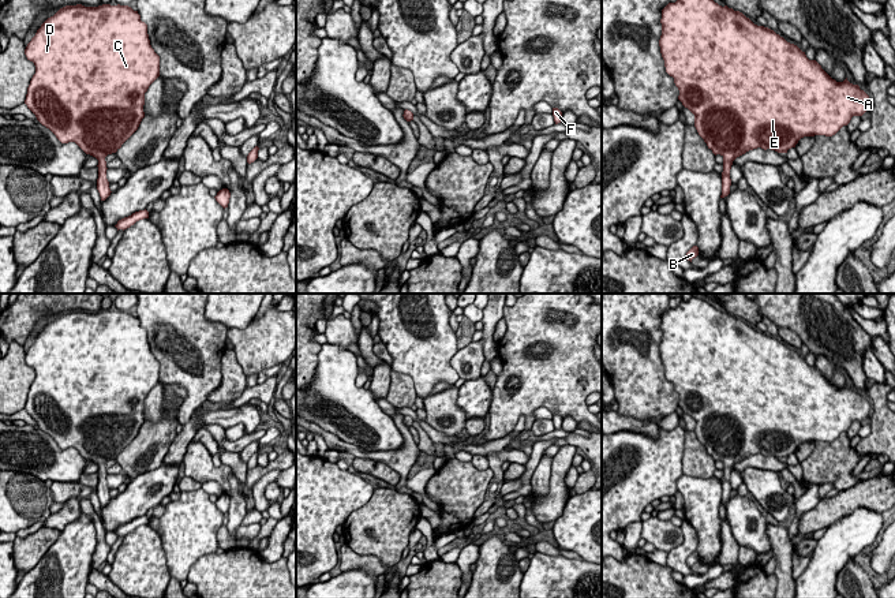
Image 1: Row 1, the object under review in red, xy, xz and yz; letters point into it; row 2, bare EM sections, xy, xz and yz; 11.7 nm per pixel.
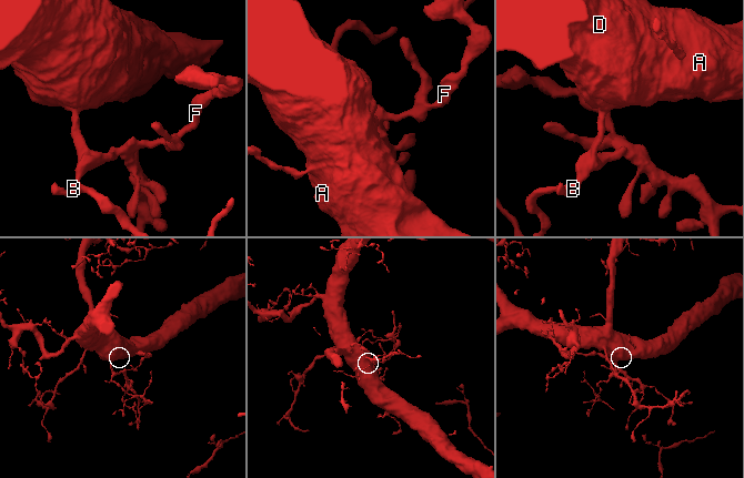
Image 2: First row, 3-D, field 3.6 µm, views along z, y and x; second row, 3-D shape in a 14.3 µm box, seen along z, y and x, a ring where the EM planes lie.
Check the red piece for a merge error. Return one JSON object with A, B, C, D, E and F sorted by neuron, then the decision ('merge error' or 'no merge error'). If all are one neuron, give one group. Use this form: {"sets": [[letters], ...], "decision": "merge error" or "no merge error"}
{"sets": [["A", "B", "C", "D", "E", "F"]], "decision": "no merge error"}

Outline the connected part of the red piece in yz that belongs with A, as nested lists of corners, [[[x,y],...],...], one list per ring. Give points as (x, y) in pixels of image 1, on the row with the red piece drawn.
[[[677,0],[662,10],[660,23],[660,53],[666,72],[679,90],[678,100],[694,115],[694,127],[708,149],[723,157],[720,198],[730,194],[730,169],[737,157],[757,147],[787,153],[804,137],[835,135],[853,116],[862,116],[869,109],[870,98],[858,85],[847,78],[836,82],[797,45],[727,5],[714,0]]]

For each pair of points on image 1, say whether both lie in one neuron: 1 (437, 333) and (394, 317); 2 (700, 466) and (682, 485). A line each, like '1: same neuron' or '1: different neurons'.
1: same neuron
2: different neurons

